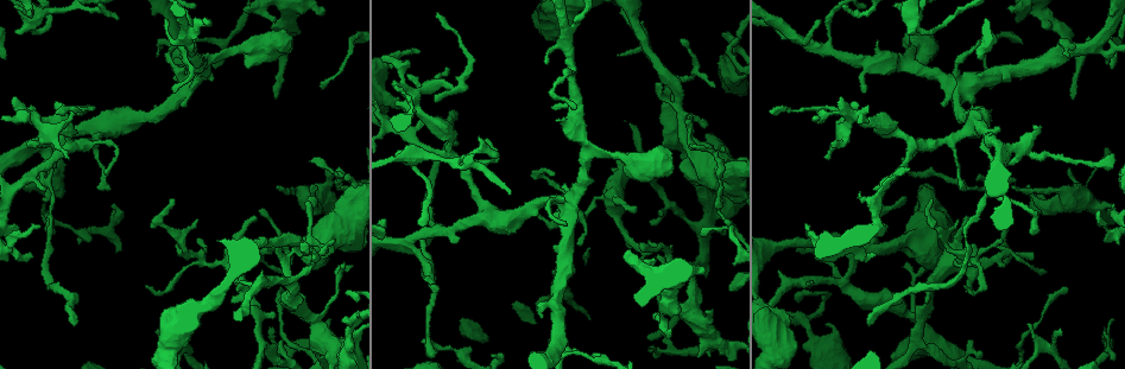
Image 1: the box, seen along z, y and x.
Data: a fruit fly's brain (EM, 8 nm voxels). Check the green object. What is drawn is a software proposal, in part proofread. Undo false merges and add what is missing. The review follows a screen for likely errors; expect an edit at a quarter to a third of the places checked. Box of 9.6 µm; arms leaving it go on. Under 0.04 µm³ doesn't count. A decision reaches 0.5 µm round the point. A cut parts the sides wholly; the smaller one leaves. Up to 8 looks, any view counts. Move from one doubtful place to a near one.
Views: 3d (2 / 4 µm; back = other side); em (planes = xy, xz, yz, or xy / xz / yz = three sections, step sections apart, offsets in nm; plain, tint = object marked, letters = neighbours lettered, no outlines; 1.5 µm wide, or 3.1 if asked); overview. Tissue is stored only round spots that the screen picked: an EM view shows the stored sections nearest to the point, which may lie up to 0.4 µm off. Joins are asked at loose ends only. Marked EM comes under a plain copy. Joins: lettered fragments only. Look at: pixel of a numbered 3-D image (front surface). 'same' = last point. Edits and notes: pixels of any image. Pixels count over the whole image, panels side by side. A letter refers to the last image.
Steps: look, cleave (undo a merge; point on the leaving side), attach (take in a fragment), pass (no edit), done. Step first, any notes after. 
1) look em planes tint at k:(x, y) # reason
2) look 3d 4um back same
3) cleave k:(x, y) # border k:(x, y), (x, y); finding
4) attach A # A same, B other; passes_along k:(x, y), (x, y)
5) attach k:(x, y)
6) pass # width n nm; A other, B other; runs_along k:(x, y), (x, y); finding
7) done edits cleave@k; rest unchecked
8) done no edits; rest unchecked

look em planes tint at 1:(1034, 254) # an open end

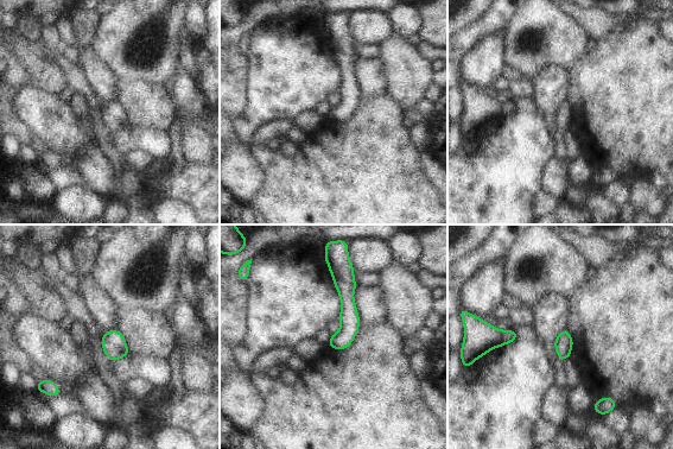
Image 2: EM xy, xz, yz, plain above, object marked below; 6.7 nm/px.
look em planes letters same # see the neighbours

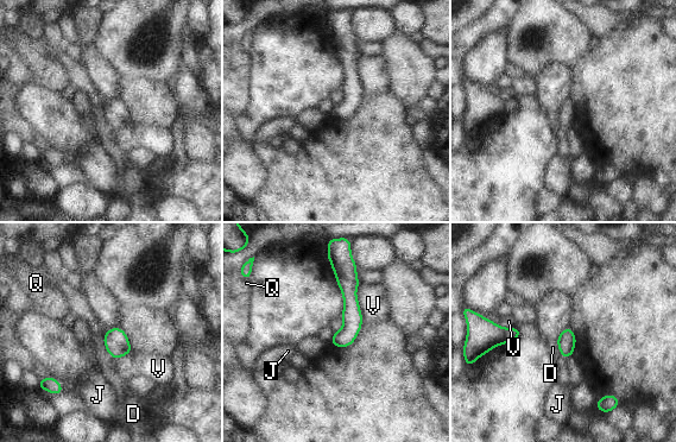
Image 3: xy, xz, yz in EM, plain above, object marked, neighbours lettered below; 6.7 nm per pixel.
pass # longest_contact V 260 nm; D other, J other, Q other, V other; border 3:(555, 341), (561, 355); none of them fits

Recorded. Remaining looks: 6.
look 3d 2um at 1:(657, 254) # free end

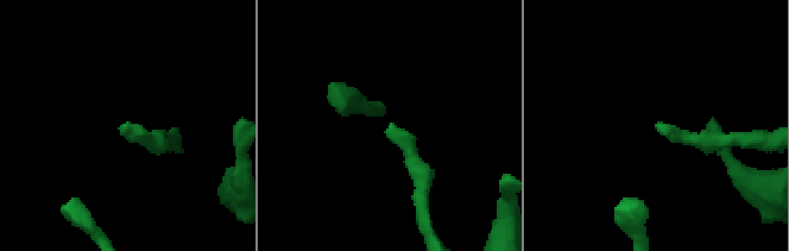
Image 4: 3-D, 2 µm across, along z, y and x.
look em planes letters at 4:(121, 125)

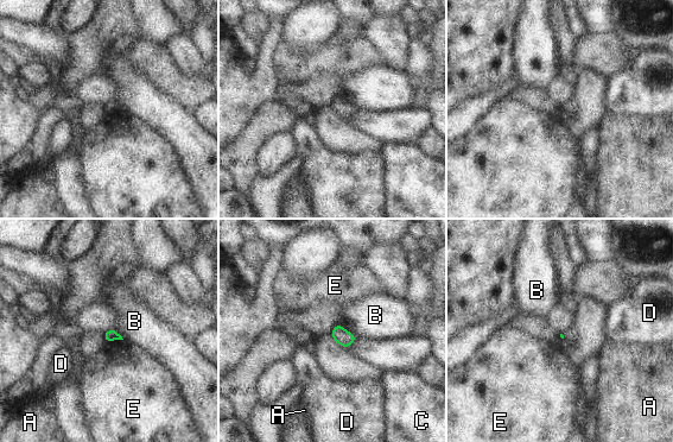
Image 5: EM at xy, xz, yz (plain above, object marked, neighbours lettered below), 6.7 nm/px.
pass # A other, B other, C other, D other, E other; none of them fits

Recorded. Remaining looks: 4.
look 3d 4um at 1:(677, 109) # abrupt turn

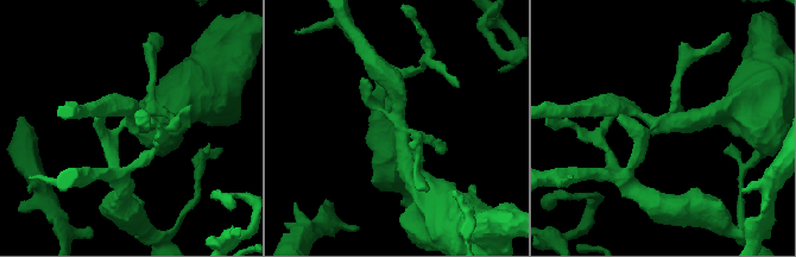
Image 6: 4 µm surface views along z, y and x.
look em xy step 4 tint at 6:(656, 125) # shape alone is not enough

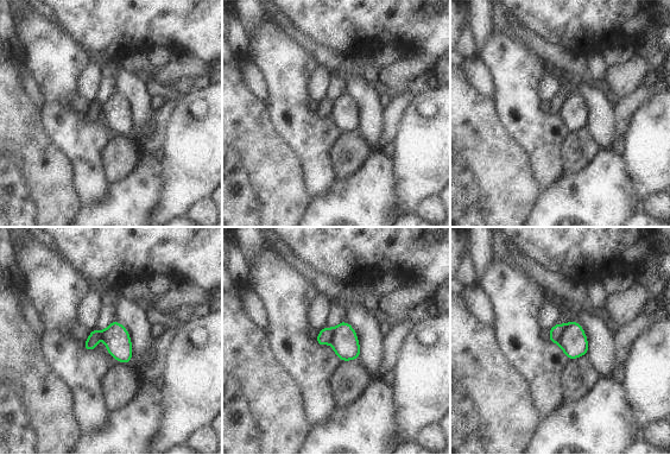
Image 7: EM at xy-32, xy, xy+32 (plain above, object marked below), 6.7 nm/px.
look em planes letters same # another direction

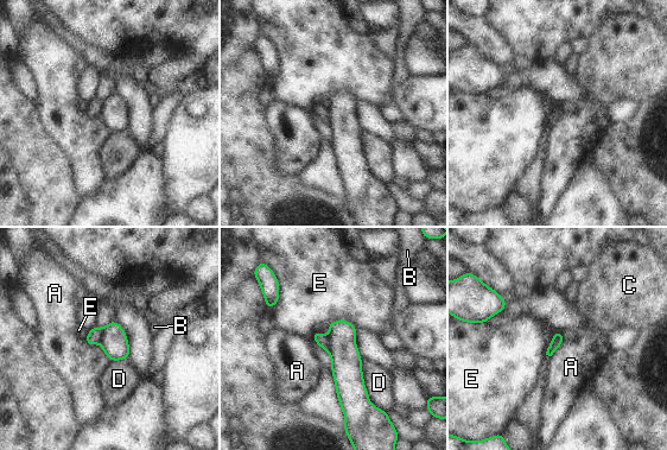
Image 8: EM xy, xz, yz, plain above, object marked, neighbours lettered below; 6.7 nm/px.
pass # width 80 nm; longest_contact D 360 nm; A other, B other, C other, D other, E other; continuous, no second cell

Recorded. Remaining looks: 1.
done no edits; rest unchecked

